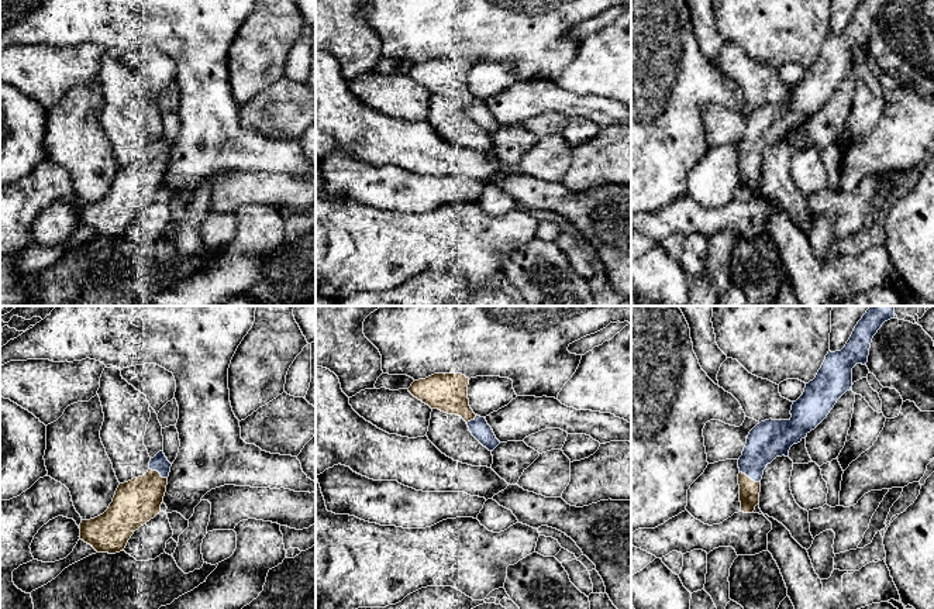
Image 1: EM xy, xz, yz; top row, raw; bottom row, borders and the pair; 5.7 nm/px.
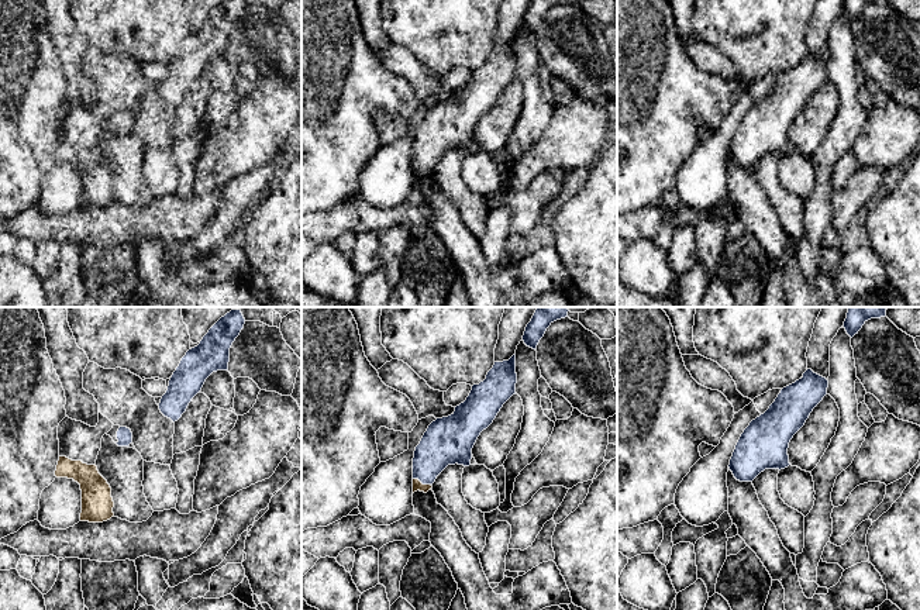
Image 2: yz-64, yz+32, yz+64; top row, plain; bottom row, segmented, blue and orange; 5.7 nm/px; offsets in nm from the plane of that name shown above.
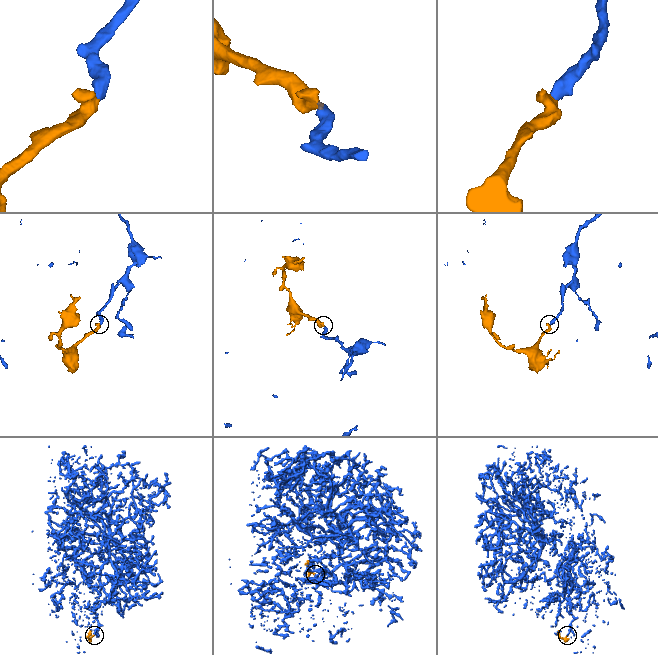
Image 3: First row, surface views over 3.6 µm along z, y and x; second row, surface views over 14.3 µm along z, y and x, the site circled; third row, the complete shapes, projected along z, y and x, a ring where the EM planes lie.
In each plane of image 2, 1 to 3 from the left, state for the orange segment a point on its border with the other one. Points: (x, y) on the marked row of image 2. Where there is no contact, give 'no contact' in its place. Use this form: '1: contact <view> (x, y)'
1: no contact
2: contact yz+32 (421, 482)
3: no contact

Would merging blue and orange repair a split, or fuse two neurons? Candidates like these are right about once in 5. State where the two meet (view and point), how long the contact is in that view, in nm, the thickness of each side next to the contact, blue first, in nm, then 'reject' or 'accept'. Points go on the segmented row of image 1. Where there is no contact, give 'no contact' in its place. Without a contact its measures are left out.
yz (750, 477) | 140 nm | 220/120 nm | accept

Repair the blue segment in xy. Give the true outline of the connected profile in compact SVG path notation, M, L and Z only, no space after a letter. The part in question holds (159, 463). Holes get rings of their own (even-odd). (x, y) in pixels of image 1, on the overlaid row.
M159 451L145 475L120 484L108 509L80 523L80 540L97 553L124 551L128 540L161 512L172 464Z

